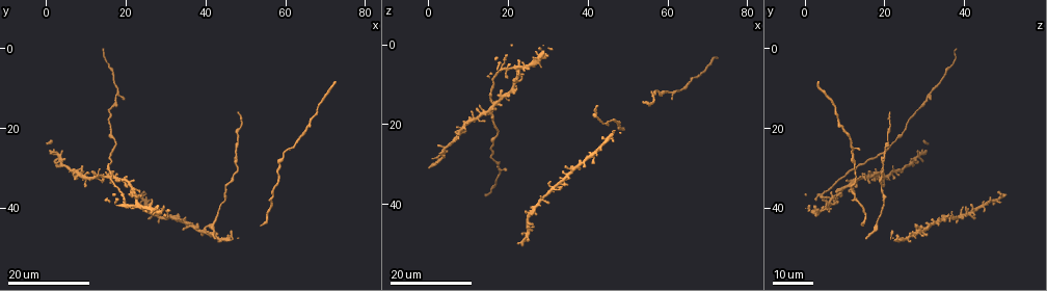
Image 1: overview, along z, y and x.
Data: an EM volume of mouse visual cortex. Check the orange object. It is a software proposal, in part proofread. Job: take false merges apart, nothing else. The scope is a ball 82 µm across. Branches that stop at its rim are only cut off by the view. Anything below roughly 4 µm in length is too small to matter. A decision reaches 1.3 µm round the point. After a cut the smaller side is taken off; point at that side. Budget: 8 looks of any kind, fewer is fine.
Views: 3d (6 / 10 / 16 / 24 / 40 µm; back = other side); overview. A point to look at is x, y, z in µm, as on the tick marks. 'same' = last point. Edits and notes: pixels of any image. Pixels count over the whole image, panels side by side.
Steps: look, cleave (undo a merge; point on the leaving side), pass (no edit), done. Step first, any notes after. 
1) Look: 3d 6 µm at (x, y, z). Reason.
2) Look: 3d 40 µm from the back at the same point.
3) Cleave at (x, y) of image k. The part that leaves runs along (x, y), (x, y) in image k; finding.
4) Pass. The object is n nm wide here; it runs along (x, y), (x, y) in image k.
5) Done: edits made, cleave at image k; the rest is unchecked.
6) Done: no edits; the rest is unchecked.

Look: 3d 24 µm at (34.5, 43.5, 33.0). Three-way junction.

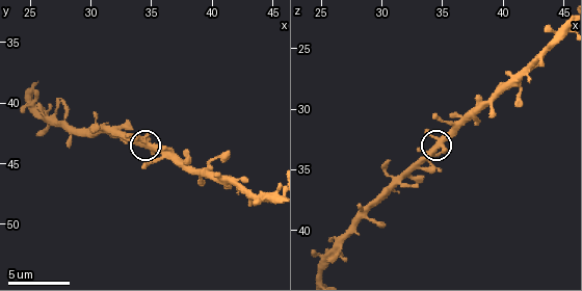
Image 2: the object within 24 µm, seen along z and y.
Look: 3d 10 µm at (35.0, 43.8, 32.8). Closer look.

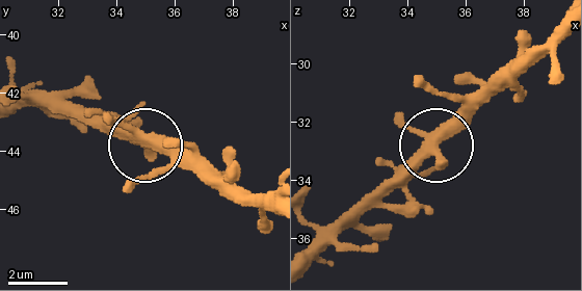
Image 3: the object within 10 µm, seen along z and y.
Pass. 3 arms meet here; one neuron here.

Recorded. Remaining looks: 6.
Look: 3d 24 µm at (56.5, 35.0, 12.0). Narrows sharply.

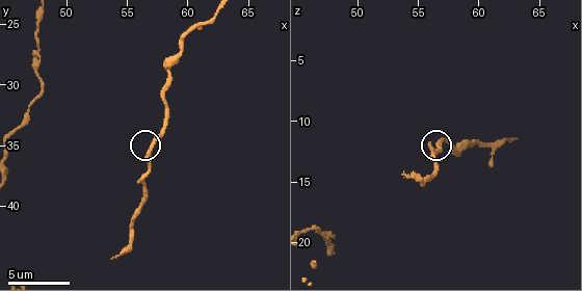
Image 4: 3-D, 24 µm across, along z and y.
Look: 3d 10 µm at (57.0, 34.8, 11.6).

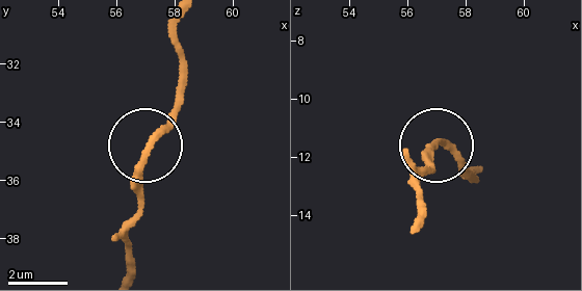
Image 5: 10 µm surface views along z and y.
Pass. The object is 230 nm wide here; one neuron here.

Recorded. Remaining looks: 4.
Look: 3d 10 µm at (61.8, 24.6, 11.8). Thick turns thin.

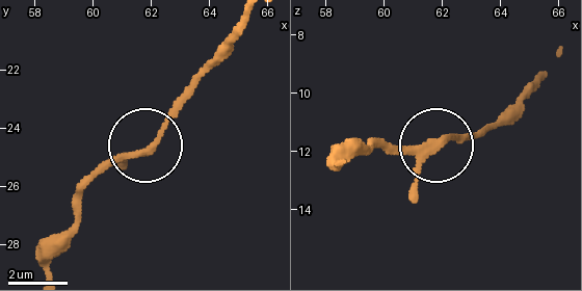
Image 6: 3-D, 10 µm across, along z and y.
Look: 3d 6 µm at (62.0, 24.6, 11.6).

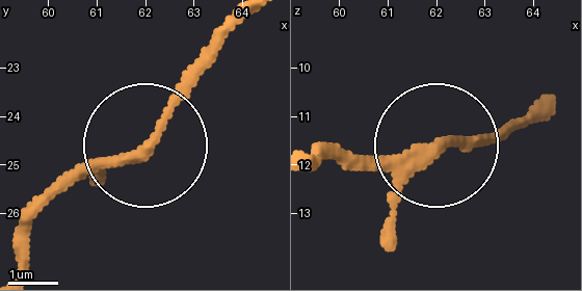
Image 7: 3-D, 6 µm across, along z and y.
Pass. 3 arms meet here; it runs along (310, 173), (471, 148), (529, 123) in image 7; continuous, no second neuron.

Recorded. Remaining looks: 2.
Look: 3d 24 µm at (66.0, 18.5, 8.0). Calibre changes.

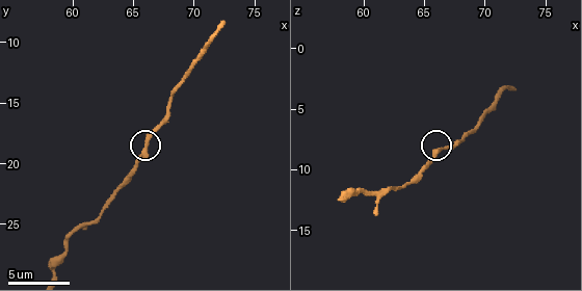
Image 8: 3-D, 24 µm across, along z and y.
Look: 3d 6 µm at the same point.

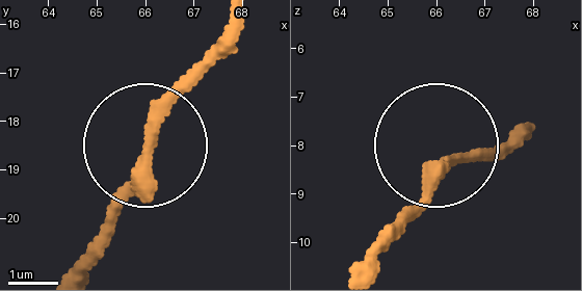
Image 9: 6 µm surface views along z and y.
Pass. The object is 260 nm wide here; it runs along (64, 272), (160, 123), (230, 53) in image 9; continuous, no second neuron.

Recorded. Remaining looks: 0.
Done: no edits; the rest is unchecked.

